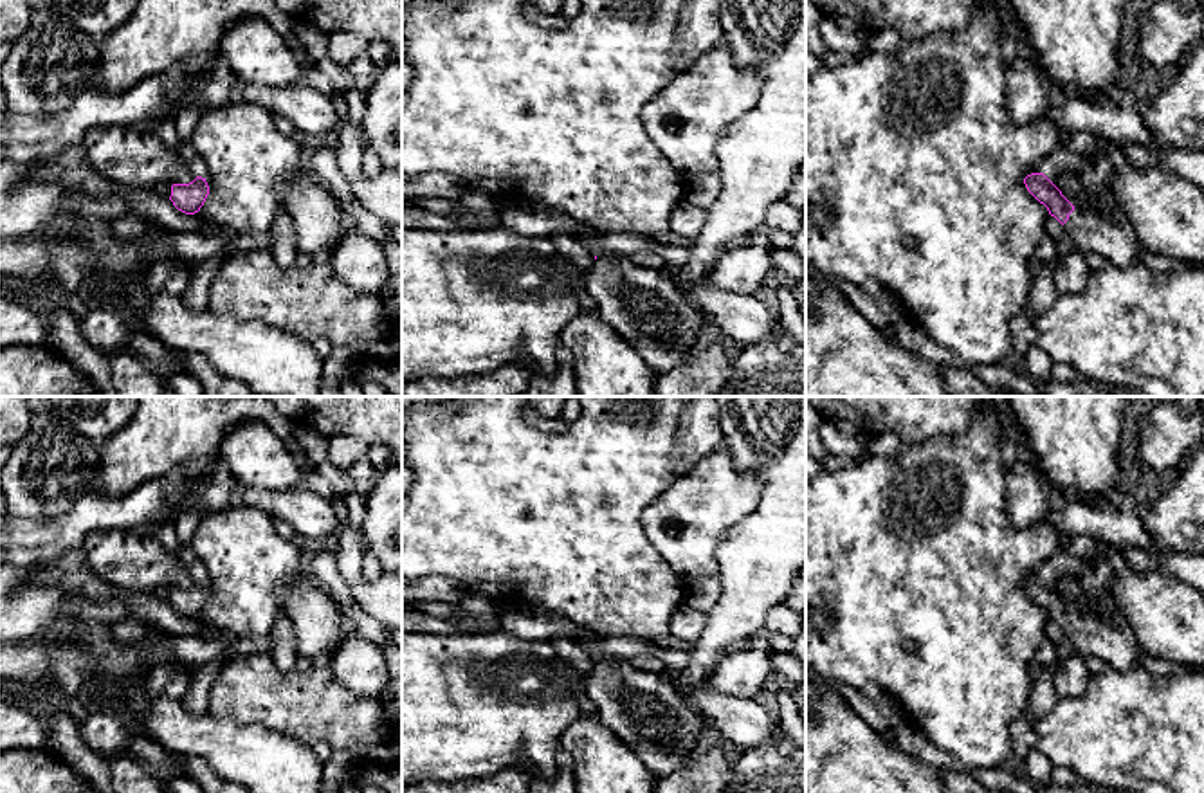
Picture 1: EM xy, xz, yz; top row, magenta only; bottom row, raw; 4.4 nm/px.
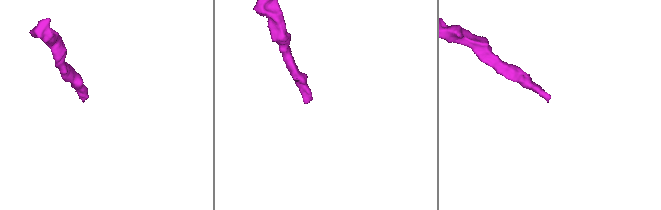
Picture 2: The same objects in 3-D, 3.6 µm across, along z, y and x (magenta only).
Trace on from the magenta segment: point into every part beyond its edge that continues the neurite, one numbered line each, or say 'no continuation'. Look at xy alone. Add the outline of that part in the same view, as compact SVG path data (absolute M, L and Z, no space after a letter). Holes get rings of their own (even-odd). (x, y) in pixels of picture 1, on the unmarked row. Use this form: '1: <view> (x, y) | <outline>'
no continuation

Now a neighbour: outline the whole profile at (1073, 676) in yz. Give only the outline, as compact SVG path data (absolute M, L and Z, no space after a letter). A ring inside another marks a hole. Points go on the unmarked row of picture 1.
M1067 649L1062 654L1060 669L1053 676L1054 690L1058 697L1074 697L1081 694L1090 679L1090 672L1081 658L1081 654Z

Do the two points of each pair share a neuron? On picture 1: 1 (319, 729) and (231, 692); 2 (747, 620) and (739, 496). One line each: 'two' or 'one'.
1: one
2: two

